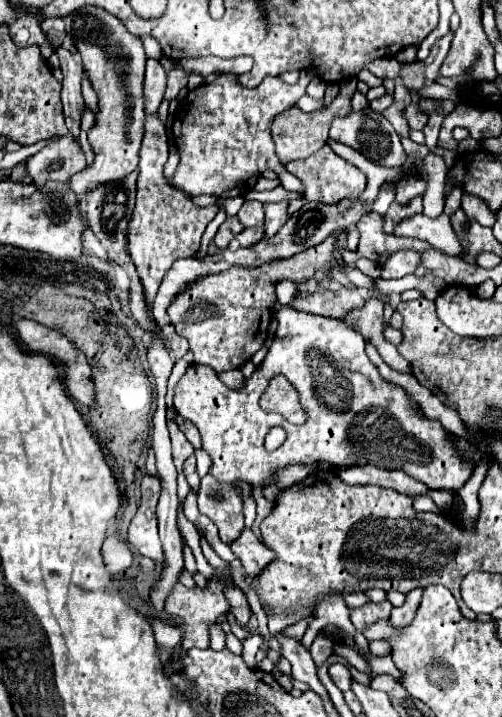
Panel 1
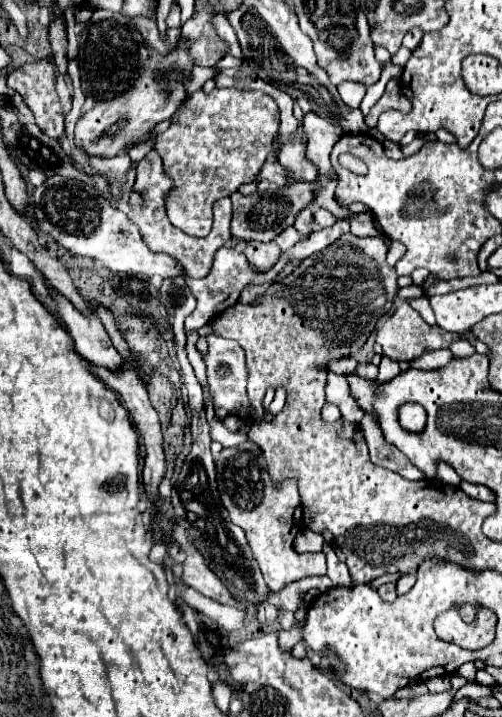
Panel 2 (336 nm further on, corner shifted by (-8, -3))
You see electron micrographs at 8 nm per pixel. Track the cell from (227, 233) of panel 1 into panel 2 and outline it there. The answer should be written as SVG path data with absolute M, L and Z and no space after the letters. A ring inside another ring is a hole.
M296 183L290 187L280 187L276 191L266 191L266 193L250 193L250 195L240 195L232 193L232 205L234 205L234 215L232 215L232 237L244 239L244 241L272 241L284 227L294 223L294 217L300 209L304 209L312 201L312 183Z

